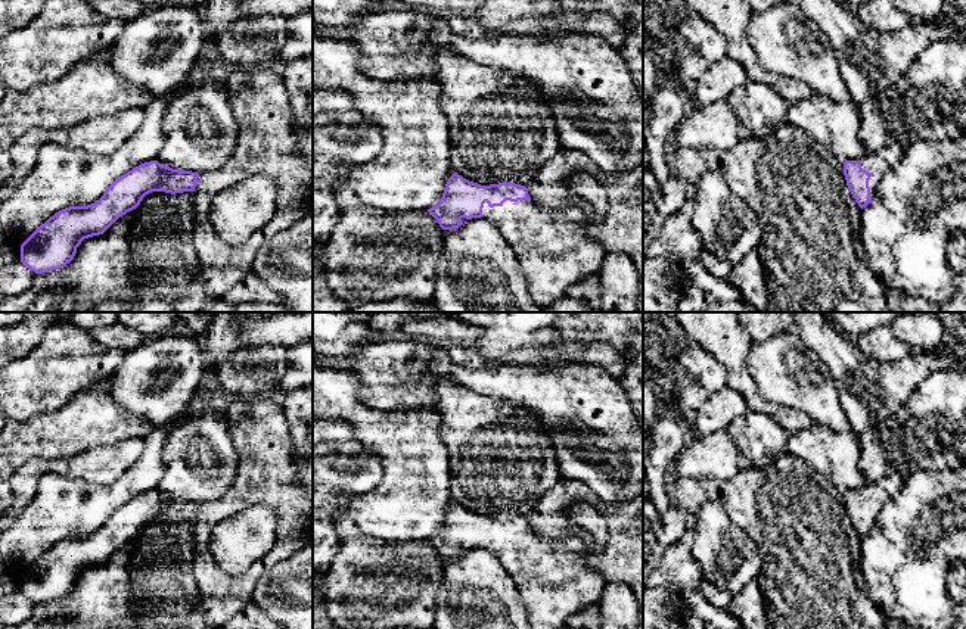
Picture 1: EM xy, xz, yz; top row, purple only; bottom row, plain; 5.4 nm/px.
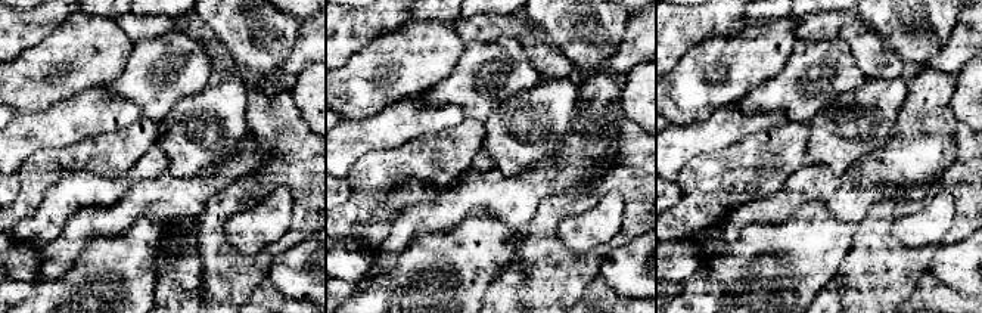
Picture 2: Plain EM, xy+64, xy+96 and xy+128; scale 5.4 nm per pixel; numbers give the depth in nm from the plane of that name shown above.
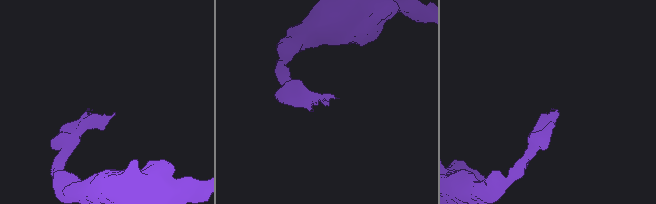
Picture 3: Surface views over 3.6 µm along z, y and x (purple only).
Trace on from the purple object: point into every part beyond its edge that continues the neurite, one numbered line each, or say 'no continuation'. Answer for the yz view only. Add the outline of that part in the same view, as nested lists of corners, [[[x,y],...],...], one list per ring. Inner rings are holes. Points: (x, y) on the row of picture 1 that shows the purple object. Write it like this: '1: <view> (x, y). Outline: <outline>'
1: yz (879, 164). Outline: [[[892,146],[892,147],[885,149],[882,152],[878,152],[878,153],[873,153],[873,155],[867,155],[861,161],[861,168],[864,171],[867,171],[867,172],[873,172],[875,174],[869,180],[869,187],[870,187],[870,196],[872,197],[876,193],[878,186],[879,186],[880,180],[885,177],[885,174],[888,171],[891,171],[891,168],[901,161],[903,153],[904,153],[903,147]]]

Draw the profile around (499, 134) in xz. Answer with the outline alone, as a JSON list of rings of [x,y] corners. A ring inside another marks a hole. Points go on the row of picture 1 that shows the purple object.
[[[445,49],[432,80],[441,87],[451,166],[481,186],[528,186],[562,147],[556,122],[531,80],[522,80]]]

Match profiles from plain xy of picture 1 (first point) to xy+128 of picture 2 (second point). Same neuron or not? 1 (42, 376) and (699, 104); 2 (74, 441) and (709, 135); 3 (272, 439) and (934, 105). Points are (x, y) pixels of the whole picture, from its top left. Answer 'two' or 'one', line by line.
1: one
2: one
3: two

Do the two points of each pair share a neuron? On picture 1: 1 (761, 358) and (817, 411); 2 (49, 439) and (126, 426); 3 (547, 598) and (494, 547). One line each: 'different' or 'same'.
1: same
2: same
3: same

